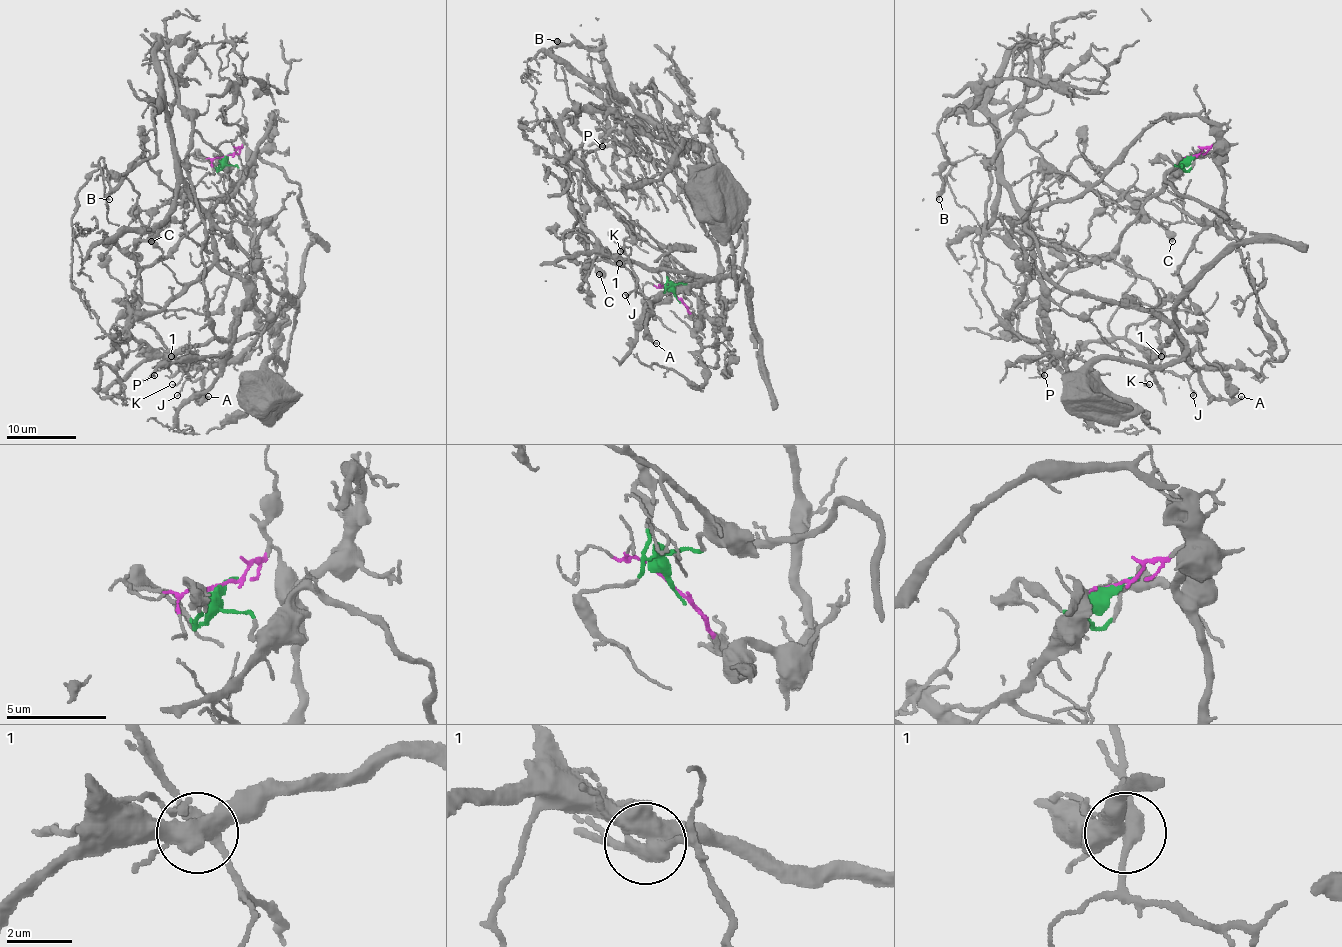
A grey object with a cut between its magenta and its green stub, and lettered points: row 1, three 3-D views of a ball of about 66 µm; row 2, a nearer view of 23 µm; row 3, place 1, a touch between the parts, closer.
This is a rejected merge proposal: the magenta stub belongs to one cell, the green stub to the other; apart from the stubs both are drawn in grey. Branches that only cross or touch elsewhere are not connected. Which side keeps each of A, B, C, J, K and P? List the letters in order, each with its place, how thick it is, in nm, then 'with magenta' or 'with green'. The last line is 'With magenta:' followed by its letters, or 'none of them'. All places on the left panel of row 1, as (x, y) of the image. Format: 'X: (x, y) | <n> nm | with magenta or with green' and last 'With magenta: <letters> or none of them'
A: (208, 396) | 140 nm | with green
B: (109, 199) | 320 nm | with magenta
C: (151, 241) | 440 nm | with green
J: (177, 395) | 170 nm | with magenta
K: (172, 384) | 130 nm | with magenta
P: (154, 375) | 140 nm | with magenta
With magenta: B, J, K, P

